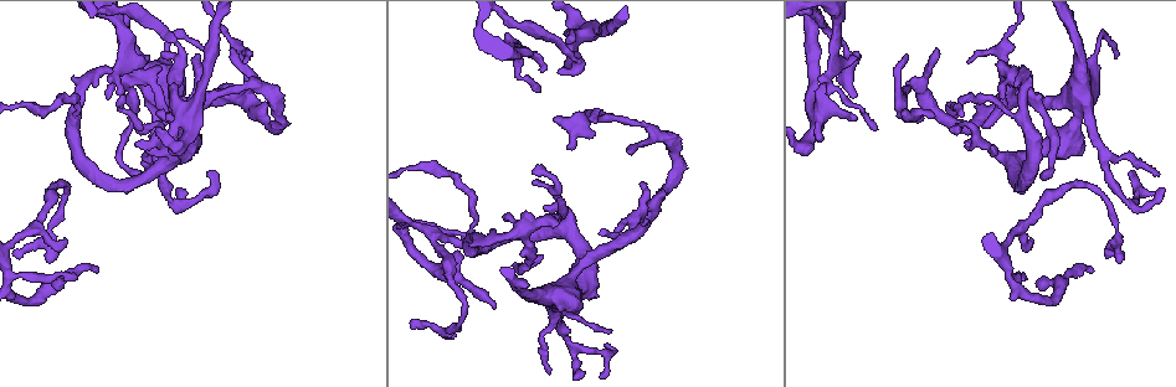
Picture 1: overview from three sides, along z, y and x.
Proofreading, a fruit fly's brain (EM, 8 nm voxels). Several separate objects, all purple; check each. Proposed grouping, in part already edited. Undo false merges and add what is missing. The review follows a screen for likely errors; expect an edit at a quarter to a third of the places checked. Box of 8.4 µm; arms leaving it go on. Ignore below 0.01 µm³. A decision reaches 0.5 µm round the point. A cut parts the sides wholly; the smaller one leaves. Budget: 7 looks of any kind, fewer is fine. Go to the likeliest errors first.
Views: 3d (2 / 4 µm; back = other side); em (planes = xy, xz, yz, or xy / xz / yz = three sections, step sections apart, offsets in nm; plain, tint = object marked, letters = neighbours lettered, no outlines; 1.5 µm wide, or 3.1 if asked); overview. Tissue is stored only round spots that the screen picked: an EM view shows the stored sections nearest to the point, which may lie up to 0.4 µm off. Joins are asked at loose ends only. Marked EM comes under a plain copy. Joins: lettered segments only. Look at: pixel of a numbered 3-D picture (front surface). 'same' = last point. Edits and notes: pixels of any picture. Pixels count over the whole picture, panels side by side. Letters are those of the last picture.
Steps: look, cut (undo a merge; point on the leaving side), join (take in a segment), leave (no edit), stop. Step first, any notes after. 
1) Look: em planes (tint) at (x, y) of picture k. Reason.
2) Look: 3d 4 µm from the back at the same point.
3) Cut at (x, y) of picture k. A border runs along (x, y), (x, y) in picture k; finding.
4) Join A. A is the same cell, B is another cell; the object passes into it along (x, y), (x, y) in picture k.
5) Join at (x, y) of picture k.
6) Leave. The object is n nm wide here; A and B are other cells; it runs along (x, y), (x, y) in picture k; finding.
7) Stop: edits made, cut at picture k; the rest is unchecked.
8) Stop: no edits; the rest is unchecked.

Look: em xz step 4 (tint) at (609, 332) of picture 1. Tapers out.

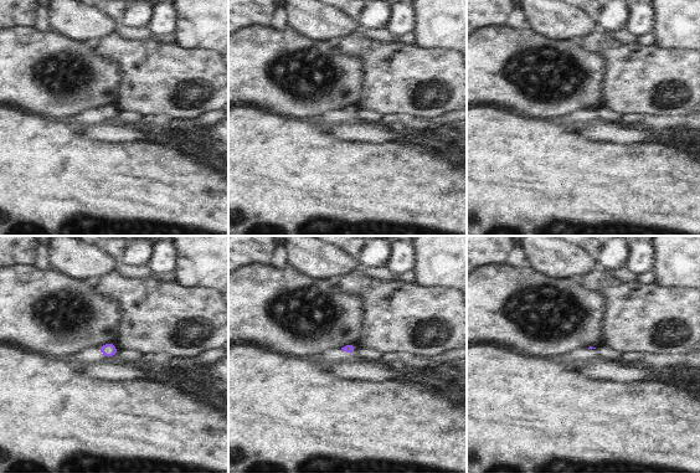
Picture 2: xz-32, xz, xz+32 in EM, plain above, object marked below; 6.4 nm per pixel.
Look: em planes (letters) at the same point.

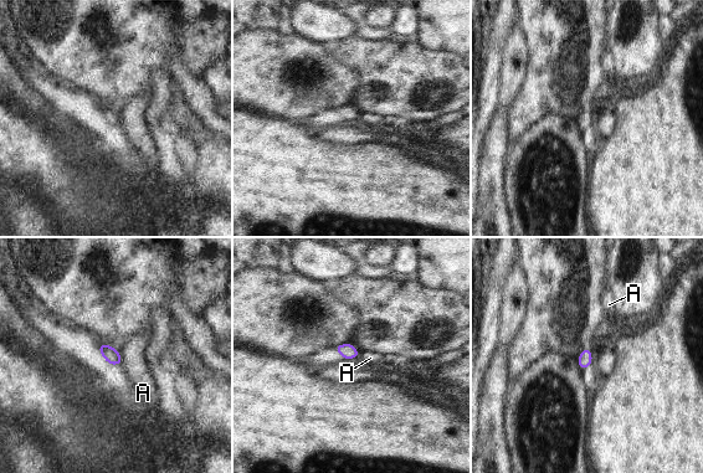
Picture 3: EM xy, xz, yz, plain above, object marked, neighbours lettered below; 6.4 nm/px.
Leave. The object is 90 nm wide here; A is another cell; a border runs along (118, 351), (121, 364) in picture 3; no lettered segment goes on from it.

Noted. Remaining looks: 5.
Look: em yz step 4 (tint) at (460, 248) of picture 1. Thin end.

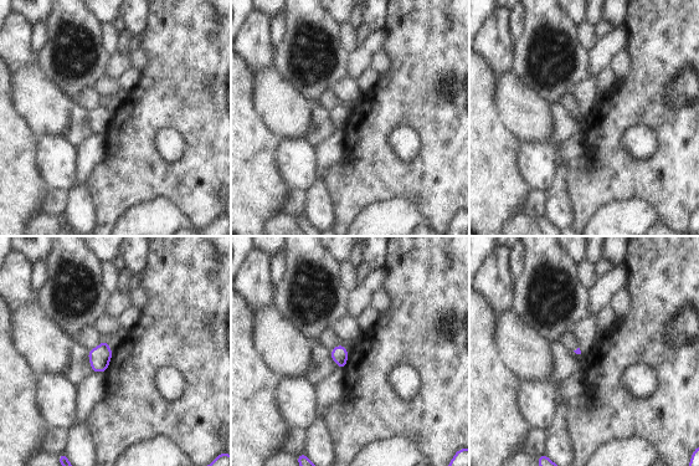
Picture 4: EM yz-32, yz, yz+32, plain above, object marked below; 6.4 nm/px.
Look: em planes (tint) at the same point. Cut it another way.

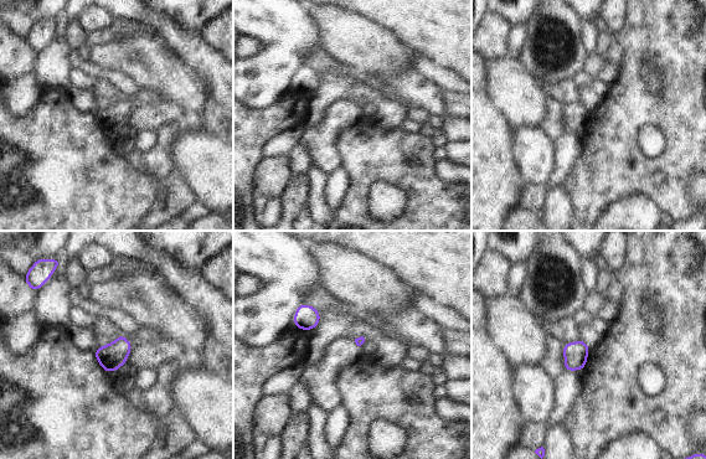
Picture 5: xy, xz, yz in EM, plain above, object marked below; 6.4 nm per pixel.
Look: em planes (letters) at the same point.

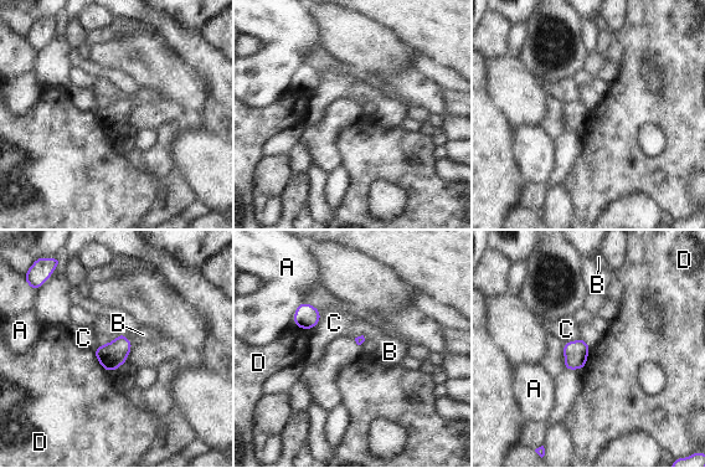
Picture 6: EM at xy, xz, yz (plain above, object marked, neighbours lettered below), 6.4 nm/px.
Leave. A, B, C and D are other cells; a border runs along (93, 351), (98, 363), (113, 371) in picture 6; none of them fits.

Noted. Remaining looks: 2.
Look: 3d 2 µm at (19, 249) of picture 1. Tapers out.

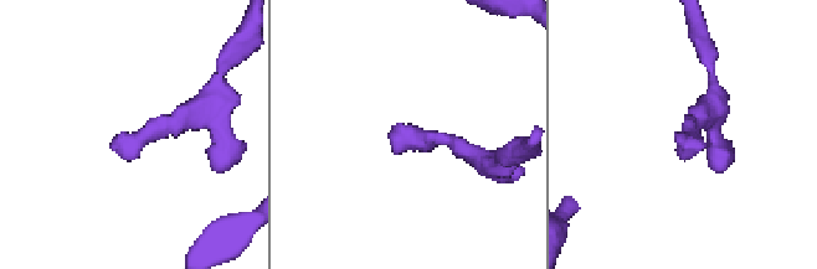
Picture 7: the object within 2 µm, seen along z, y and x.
Look: em planes (letters) at (121, 136) of picture 7.

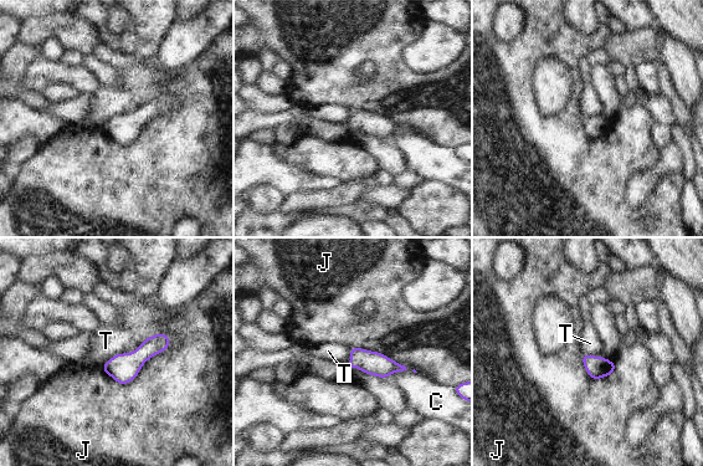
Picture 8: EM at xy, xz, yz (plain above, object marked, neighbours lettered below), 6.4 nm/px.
Leave. The object is 140 nm wide here; C, J and T are other cells; a border runs along (147, 337), (101, 368) in picture 8; no lettered segment goes on from it.

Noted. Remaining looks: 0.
Stop: no edits; the rest is unchecked.

